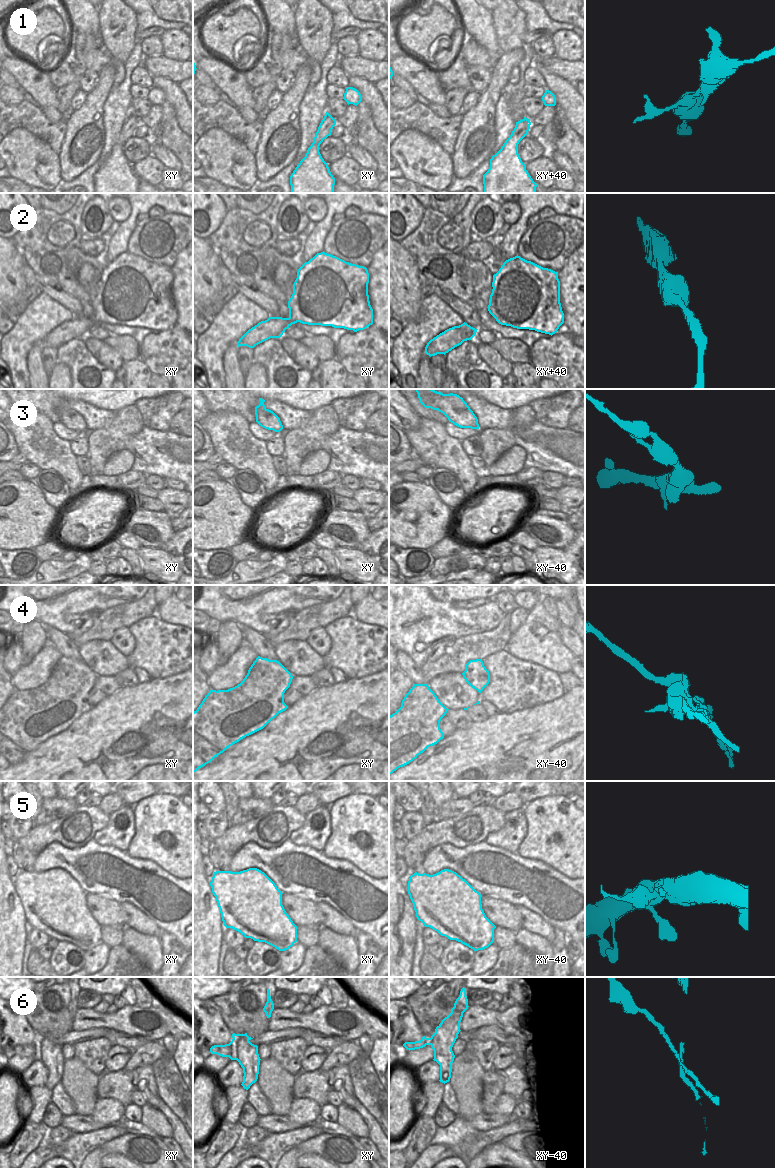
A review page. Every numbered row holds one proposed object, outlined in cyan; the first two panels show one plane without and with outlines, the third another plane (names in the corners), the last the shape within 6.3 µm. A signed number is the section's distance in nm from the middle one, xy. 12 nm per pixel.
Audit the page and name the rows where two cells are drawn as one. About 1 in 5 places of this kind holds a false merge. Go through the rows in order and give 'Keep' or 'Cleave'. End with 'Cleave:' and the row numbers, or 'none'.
1: Keep
2: Keep
3: Keep
4: Cleave
5: Keep
6: Cleave
Cleave: 4, 6

